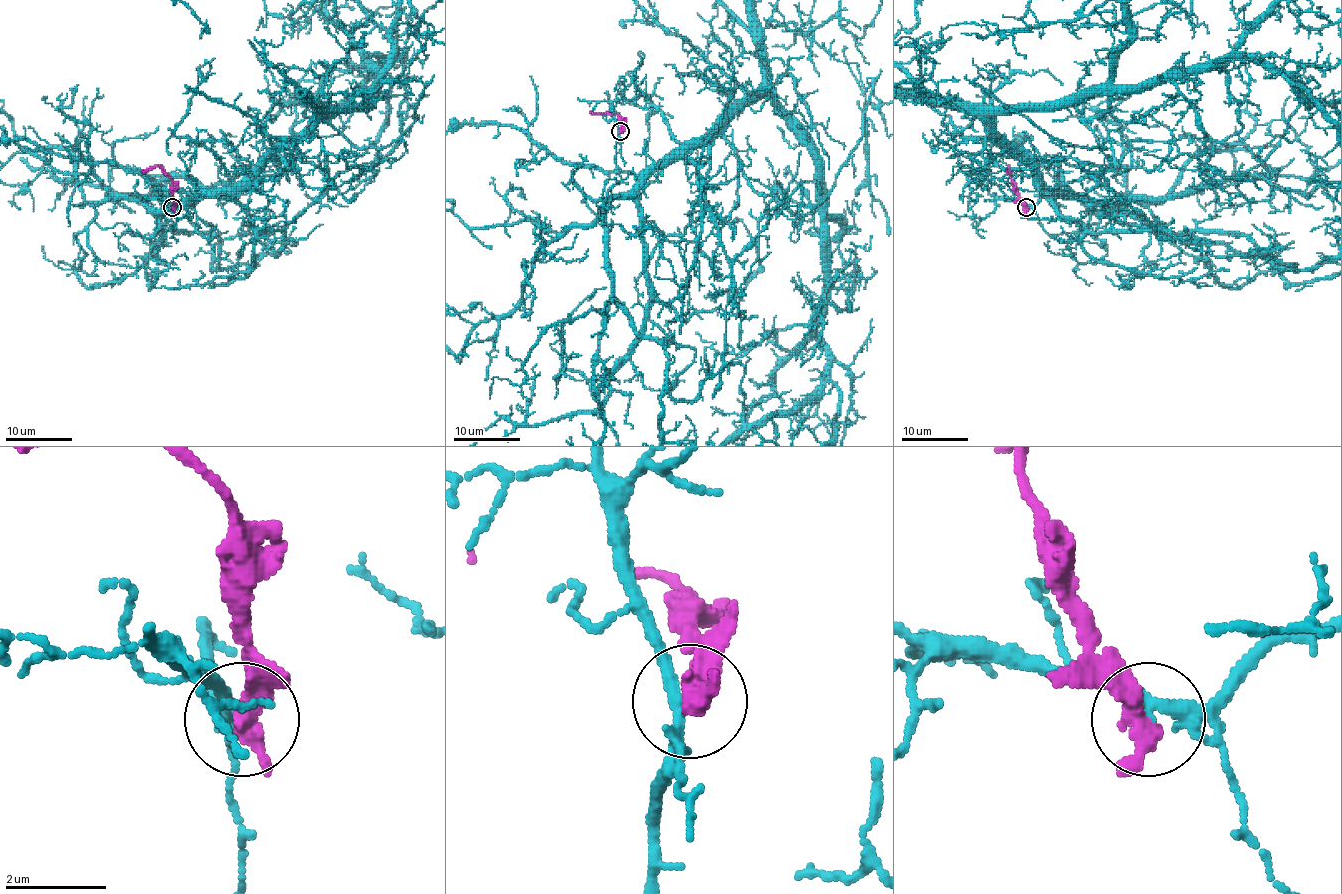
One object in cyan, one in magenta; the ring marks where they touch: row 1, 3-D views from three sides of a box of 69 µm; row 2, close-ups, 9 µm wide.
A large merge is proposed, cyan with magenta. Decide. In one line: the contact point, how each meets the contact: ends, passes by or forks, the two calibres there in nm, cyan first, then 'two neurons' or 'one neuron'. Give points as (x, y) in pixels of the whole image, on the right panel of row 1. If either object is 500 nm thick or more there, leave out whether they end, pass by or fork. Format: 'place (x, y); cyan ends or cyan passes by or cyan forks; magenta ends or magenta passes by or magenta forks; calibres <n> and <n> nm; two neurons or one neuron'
place (1026, 207); cyan passes by; magenta passes by; calibres 240 and 360 nm; two neurons

